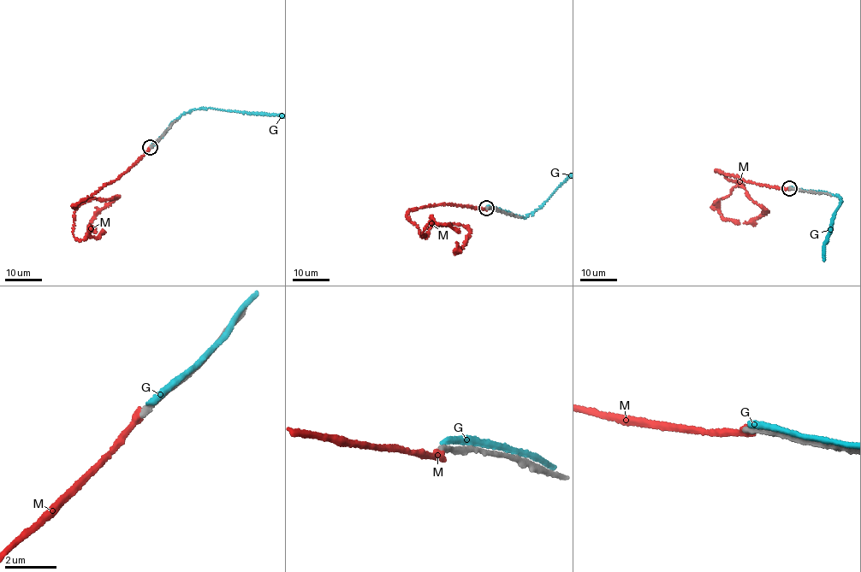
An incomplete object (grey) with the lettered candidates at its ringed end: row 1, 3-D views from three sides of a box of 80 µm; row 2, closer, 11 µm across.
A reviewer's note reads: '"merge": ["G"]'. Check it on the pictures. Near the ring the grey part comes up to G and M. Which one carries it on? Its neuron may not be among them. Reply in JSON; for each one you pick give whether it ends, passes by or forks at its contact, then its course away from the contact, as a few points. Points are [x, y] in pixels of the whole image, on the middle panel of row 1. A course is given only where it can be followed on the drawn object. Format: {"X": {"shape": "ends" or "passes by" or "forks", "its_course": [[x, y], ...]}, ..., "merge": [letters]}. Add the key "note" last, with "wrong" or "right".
{"merge": [], "note": "wrong"}

